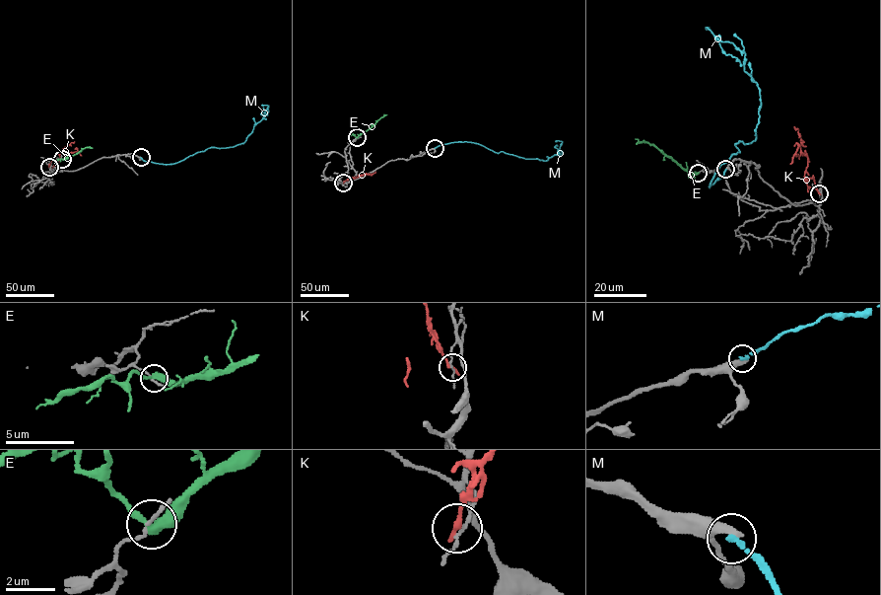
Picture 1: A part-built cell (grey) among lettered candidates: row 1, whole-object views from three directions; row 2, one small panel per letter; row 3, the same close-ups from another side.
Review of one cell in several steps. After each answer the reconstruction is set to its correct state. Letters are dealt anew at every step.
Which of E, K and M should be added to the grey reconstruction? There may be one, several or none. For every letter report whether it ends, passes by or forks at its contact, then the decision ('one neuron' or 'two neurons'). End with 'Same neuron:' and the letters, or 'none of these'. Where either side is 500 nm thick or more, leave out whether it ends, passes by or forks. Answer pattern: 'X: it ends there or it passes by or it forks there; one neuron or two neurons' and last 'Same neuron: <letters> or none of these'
E: it passes by; two neurons
K: it ends there; two neurons
M: it ends there; two neurons
Same neuron: none of these

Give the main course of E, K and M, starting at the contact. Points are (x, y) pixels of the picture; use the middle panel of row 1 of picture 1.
E: (357, 137), (386, 114)
K: (343, 183), (372, 174), (369, 173)
M: (435, 148), (450, 142), (473, 142), (499, 153), (503, 151), (544, 161), (559, 155), (562, 141), (555, 141)

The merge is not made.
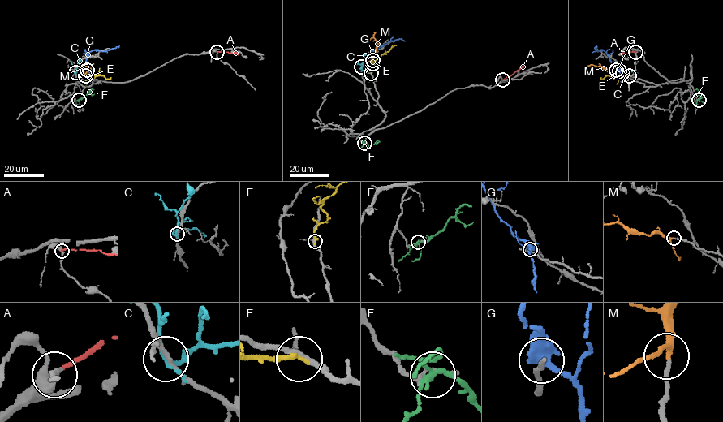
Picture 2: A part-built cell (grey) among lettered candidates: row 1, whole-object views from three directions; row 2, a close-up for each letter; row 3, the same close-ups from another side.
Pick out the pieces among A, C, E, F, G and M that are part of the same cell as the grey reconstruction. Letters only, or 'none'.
M

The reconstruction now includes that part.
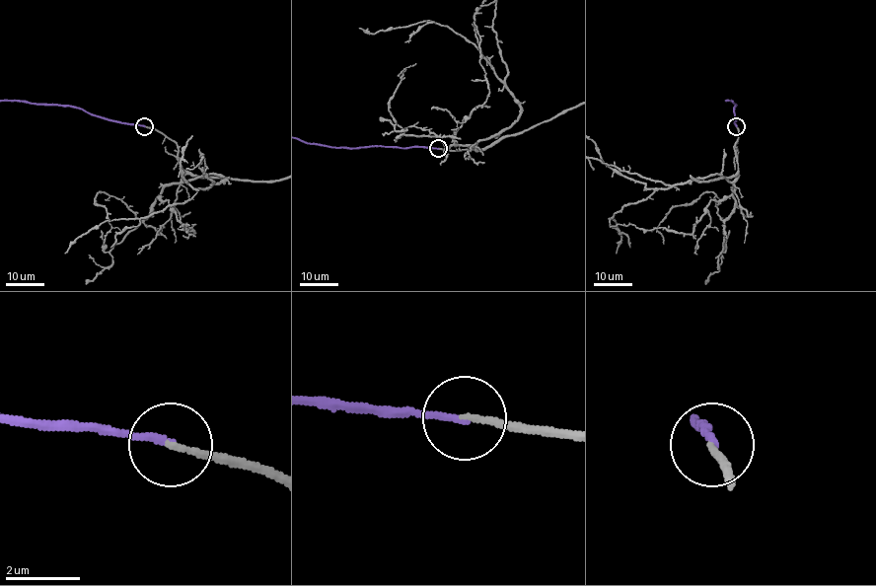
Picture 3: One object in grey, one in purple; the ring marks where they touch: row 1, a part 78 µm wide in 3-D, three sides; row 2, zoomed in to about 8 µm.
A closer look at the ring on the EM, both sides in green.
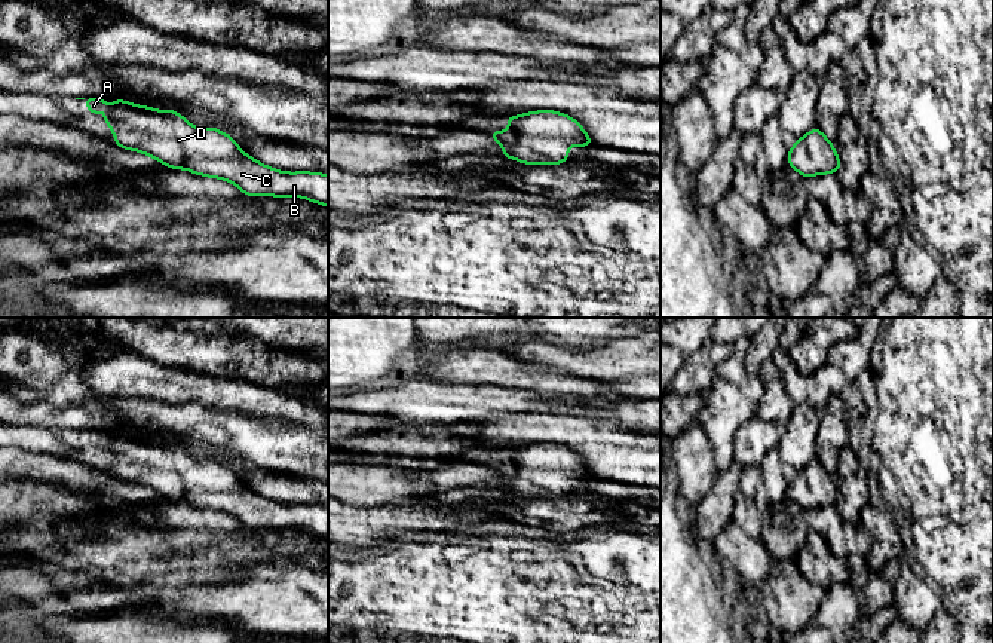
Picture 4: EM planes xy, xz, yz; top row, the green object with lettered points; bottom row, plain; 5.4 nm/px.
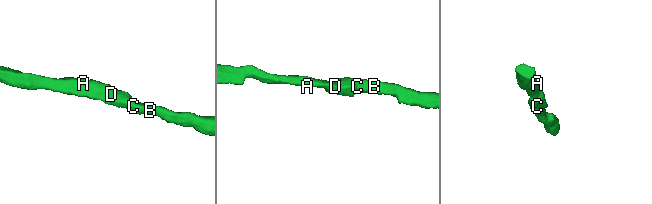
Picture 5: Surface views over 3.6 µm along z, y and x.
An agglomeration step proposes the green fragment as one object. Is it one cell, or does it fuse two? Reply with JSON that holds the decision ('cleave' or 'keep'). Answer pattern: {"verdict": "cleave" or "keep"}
{"verdict": "keep"}

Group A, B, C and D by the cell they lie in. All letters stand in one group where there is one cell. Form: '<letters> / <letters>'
A B C D

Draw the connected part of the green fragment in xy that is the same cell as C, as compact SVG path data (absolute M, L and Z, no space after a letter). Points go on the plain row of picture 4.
M88 429L86 443L101 447L110 434L111 445L102 448L114 465L114 477L144 486L172 502L233 515L246 529L304 530L328 539L328 508L321 505L284 505L260 496L217 460L196 460L175 443L160 444L122 432Z

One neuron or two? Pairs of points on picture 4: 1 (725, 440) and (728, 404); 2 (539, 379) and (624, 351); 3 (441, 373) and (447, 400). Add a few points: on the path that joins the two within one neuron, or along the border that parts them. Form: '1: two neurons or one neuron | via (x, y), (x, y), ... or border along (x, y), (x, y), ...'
1: one neuron | via (725, 431), (725, 413)
2: two neurons | border along (529, 363), (555, 367), (597, 380)
3: two neurons | border along (426, 377), (435, 382), (477, 385)

